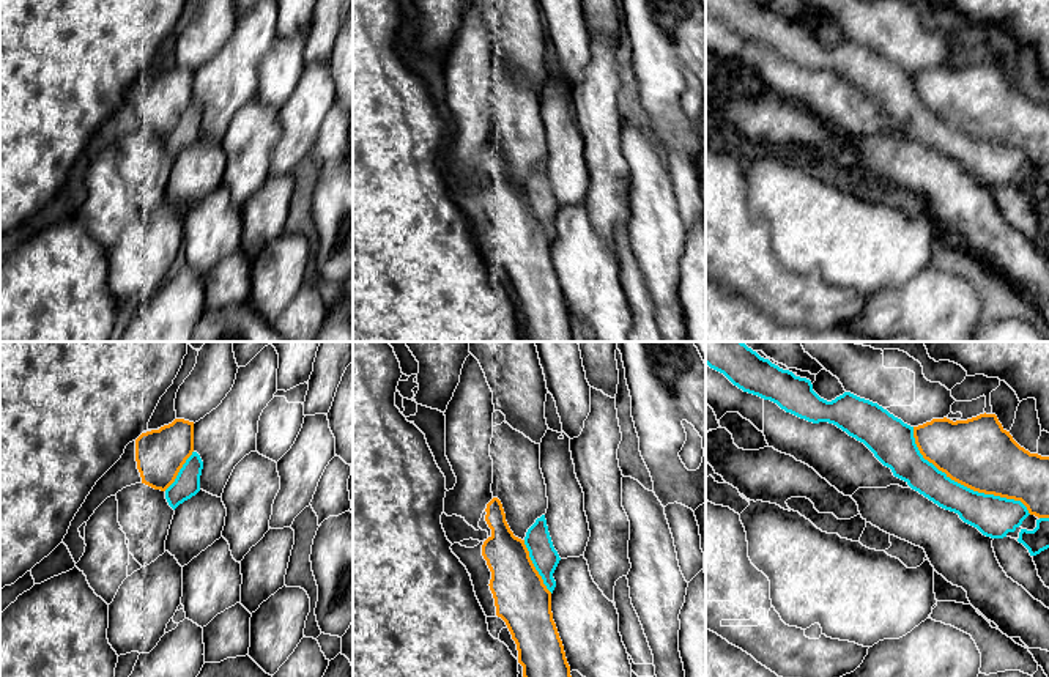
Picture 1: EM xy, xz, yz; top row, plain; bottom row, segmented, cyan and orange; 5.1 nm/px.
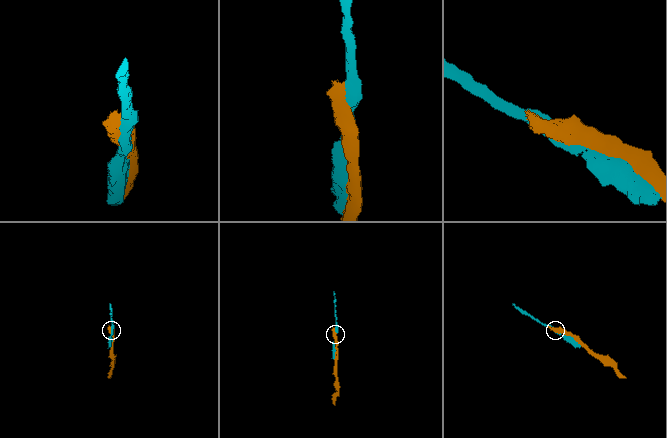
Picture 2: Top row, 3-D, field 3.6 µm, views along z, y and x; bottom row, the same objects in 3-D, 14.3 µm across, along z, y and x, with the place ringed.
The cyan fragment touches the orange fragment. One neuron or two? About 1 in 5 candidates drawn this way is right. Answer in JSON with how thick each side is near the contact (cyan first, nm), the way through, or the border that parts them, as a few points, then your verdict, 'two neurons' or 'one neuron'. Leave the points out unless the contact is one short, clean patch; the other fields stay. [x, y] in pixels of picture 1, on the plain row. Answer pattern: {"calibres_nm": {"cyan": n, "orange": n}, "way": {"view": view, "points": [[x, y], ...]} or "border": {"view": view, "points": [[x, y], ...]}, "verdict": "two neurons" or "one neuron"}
{"calibres_nm": {"cyan": 220, "orange": 360}, "verdict": "two neurons"}

